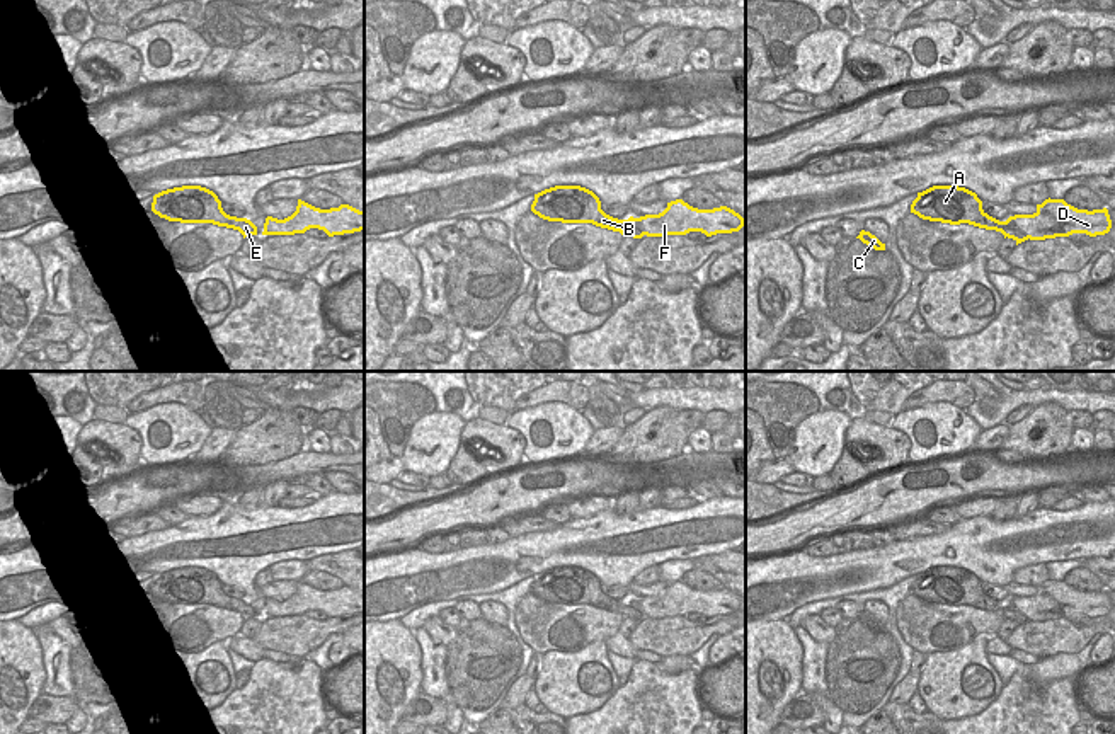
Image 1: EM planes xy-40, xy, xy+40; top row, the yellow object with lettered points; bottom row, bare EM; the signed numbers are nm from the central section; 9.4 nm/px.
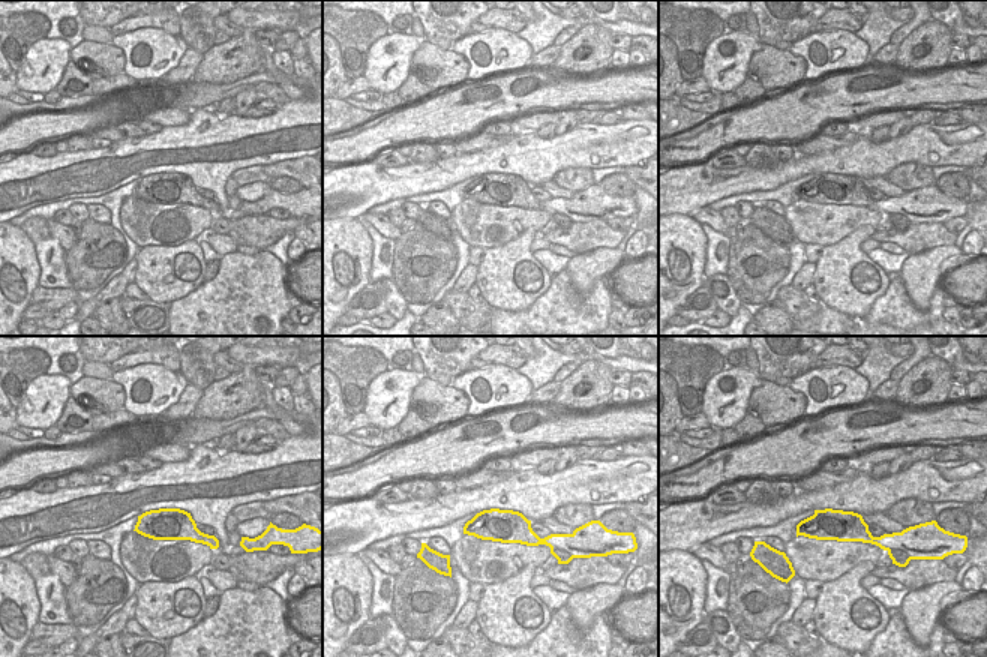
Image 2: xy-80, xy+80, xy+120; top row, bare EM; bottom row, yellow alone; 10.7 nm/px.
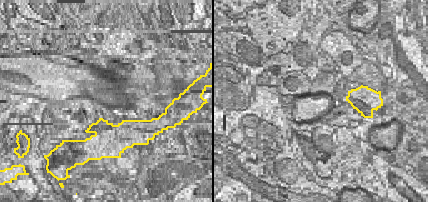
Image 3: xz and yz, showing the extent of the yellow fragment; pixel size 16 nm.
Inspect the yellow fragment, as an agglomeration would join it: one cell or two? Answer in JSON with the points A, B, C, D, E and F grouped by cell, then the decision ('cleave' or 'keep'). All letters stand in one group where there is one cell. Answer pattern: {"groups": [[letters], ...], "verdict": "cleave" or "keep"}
{"groups": [["A", "B", "C", "E"], ["D", "F"]], "verdict": "cleave"}

